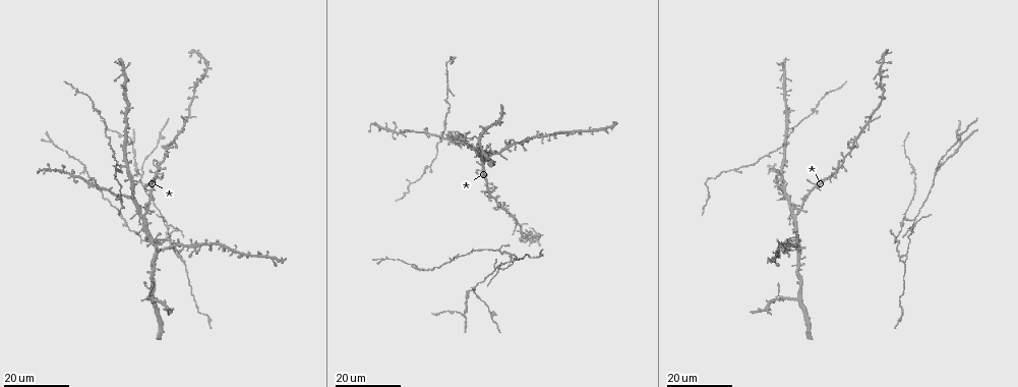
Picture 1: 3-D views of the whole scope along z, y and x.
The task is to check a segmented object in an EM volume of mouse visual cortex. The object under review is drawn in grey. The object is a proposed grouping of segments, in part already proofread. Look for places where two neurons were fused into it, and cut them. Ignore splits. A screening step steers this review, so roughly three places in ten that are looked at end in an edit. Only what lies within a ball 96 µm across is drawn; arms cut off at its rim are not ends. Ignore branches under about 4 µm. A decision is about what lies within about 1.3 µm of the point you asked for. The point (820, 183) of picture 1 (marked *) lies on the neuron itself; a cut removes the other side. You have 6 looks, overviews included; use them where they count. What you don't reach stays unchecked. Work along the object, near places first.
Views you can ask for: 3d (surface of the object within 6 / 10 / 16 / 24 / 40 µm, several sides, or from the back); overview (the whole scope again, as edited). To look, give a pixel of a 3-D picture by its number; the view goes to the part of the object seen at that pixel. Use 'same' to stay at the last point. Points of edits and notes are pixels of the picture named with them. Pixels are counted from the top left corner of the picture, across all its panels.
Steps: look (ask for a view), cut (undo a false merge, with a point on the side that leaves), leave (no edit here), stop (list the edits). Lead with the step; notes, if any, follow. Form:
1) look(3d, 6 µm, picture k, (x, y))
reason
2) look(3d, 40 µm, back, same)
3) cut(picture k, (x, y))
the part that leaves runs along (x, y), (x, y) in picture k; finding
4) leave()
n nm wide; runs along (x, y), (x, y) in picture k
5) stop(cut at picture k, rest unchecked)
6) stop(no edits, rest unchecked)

look(3d, 16 µm, picture 1, (906, 254))
branch point

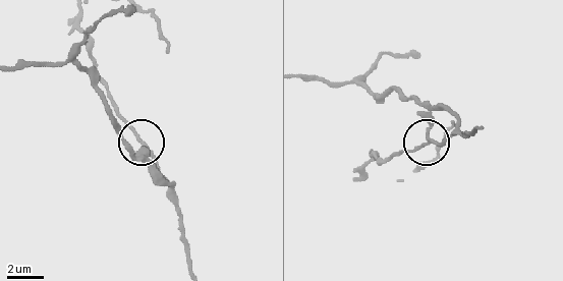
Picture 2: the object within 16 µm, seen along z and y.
look(3d, 6 µm, picture 2, (432, 140))
zoom in

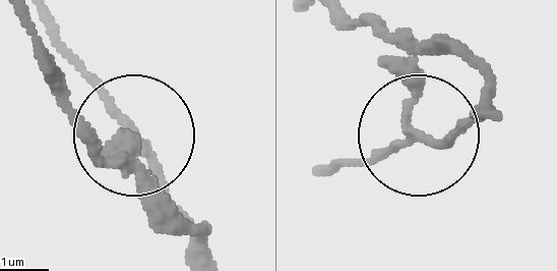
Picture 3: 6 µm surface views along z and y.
leave()
3 arms; continuous, no second neuron

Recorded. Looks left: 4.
look(3d, 16 µm, picture 1, (142, 173))
arms part here

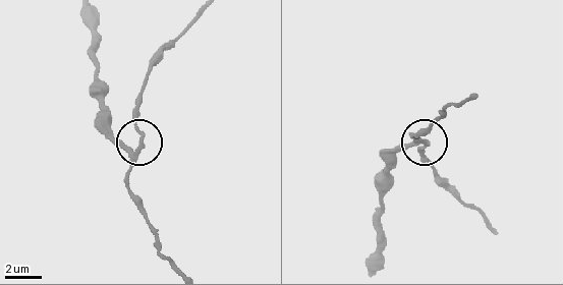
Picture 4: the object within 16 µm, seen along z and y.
look(3d, 10 µm, picture 4, (129, 150))

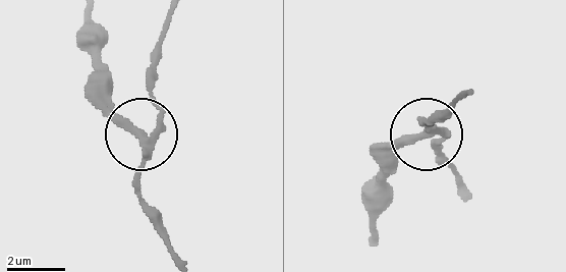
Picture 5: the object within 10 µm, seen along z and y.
cut(picture 5, (114, 119))
250 nm wide; a second neuron is stuck on

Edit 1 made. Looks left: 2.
stop(cut at picture 5, rest unchecked)

